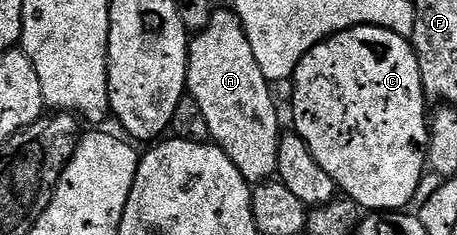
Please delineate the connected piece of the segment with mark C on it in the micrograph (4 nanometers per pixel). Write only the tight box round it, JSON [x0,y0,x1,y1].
[291,26,429,212]

